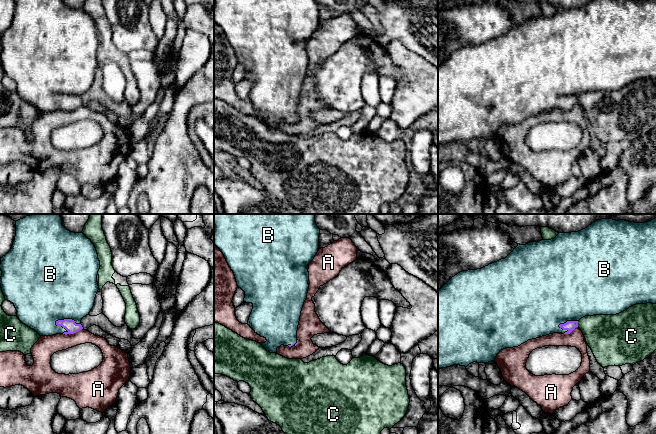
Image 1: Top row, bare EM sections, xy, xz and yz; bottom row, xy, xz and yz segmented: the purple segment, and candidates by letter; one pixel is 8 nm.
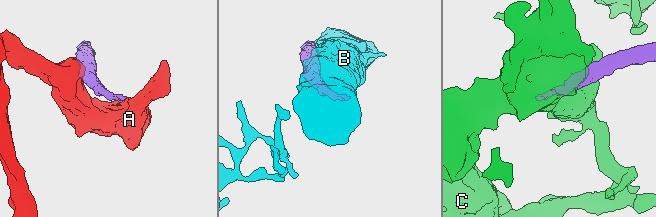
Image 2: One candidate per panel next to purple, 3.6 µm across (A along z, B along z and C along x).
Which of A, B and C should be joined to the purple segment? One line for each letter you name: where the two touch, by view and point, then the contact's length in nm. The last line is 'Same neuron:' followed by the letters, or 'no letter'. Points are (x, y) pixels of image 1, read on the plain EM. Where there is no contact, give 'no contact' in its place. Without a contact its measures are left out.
B: xy (68, 95) | 200 nm
Same neuron: B

